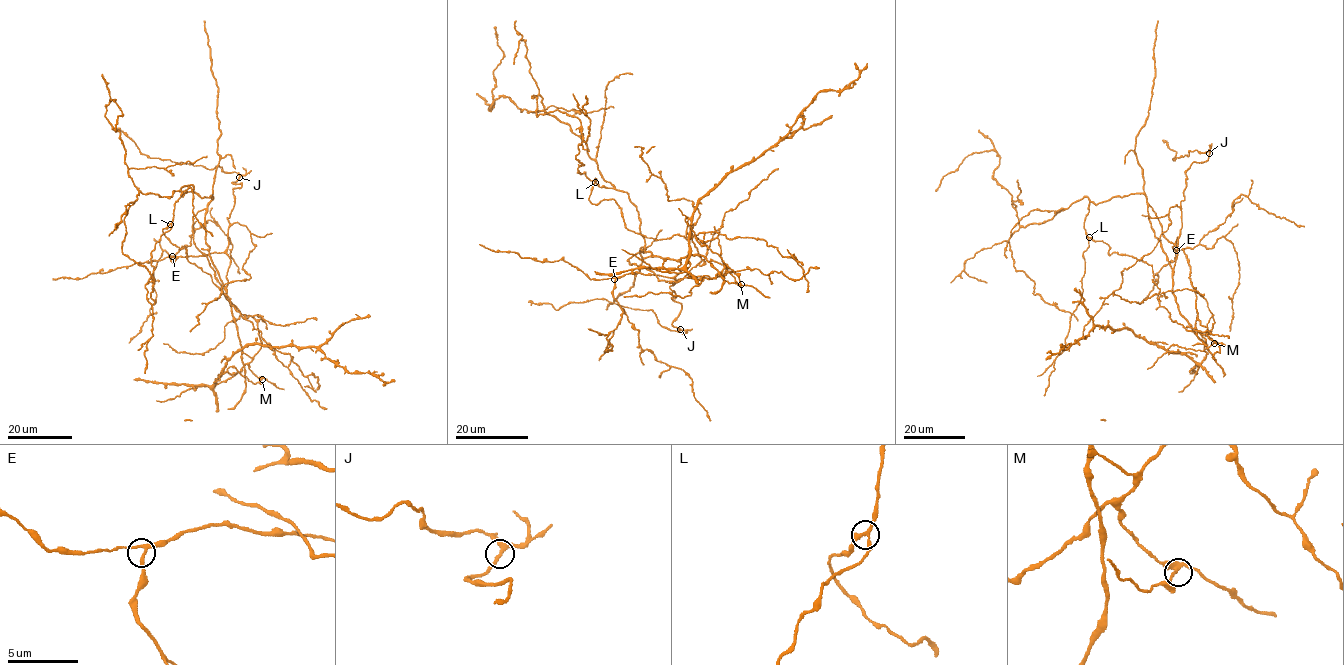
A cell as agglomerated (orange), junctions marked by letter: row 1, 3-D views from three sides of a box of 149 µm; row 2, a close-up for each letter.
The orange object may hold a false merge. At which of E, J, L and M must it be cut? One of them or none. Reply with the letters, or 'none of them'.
none of them

